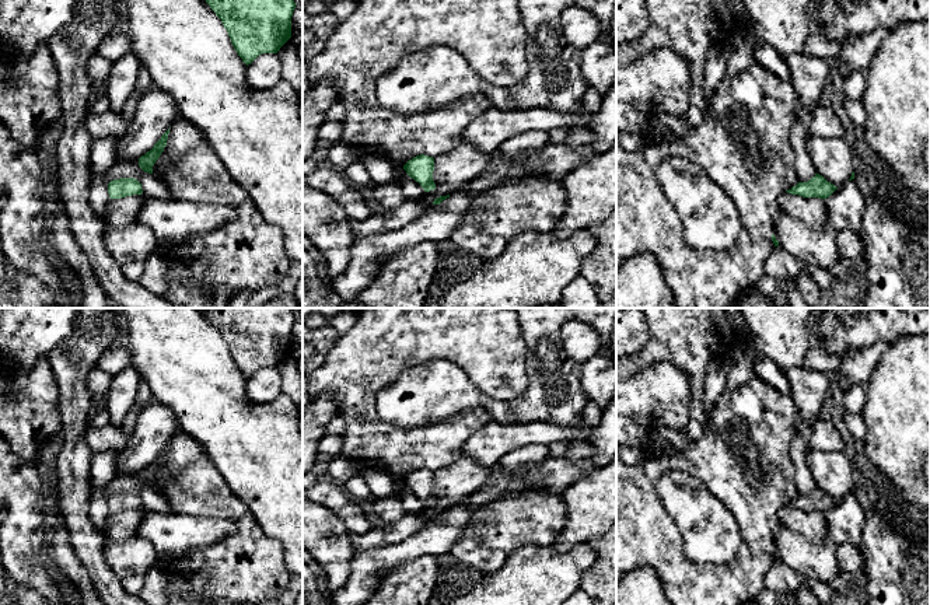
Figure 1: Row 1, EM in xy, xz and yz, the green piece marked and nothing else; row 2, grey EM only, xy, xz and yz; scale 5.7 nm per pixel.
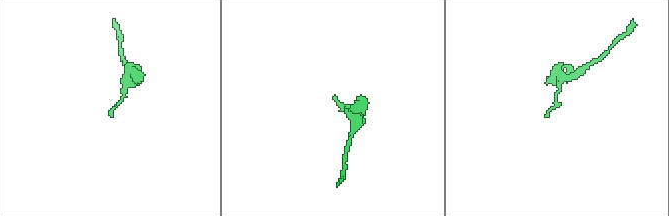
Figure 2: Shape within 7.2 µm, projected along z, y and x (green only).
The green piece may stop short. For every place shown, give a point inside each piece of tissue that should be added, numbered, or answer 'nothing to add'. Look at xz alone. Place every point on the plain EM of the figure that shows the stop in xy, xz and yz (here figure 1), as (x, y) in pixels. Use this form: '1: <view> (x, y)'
nothing to add

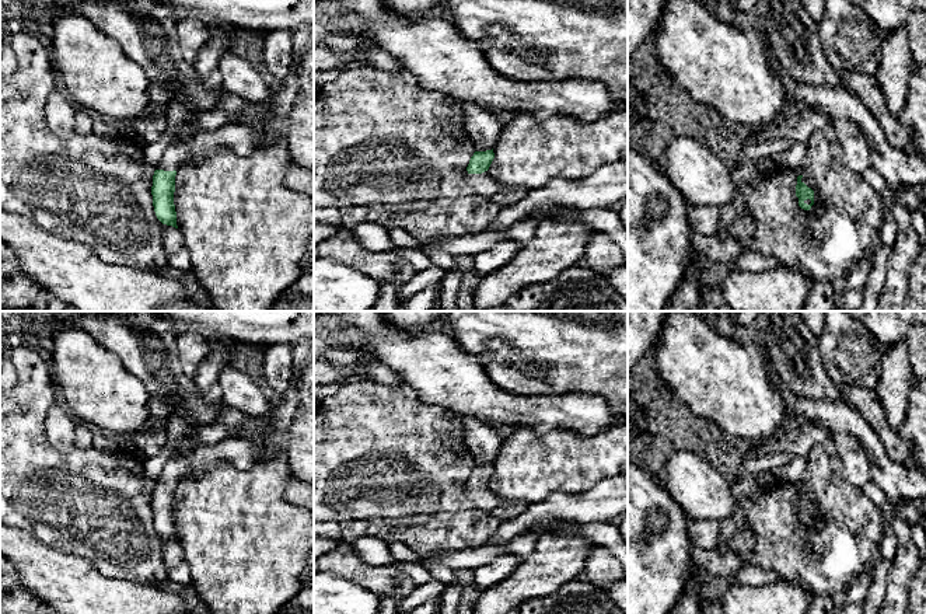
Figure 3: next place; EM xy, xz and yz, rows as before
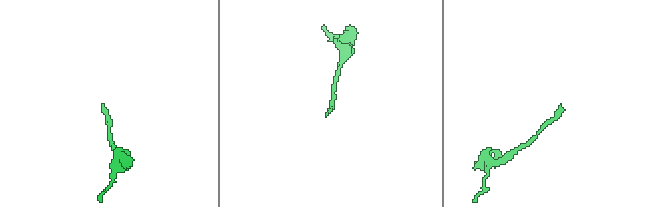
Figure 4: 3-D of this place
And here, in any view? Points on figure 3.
1: xz (482, 498)

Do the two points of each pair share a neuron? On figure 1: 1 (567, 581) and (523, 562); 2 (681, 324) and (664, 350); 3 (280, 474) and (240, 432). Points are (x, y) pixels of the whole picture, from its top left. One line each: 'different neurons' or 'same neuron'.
1: same neuron
2: same neuron
3: same neuron

